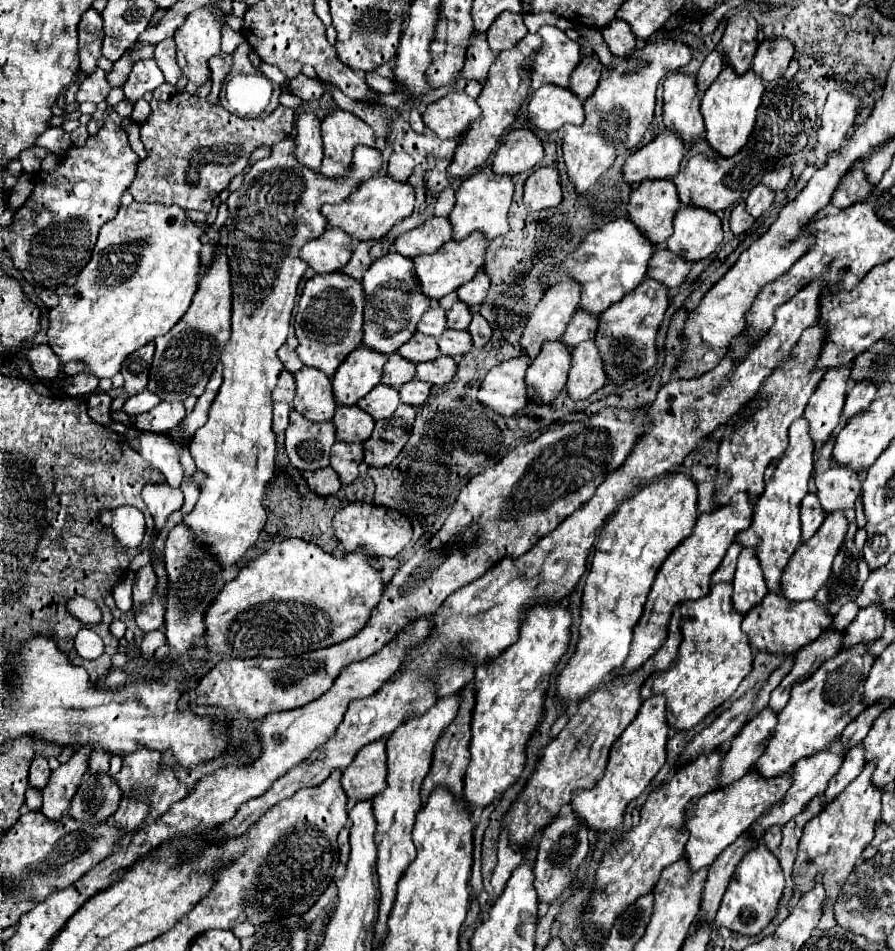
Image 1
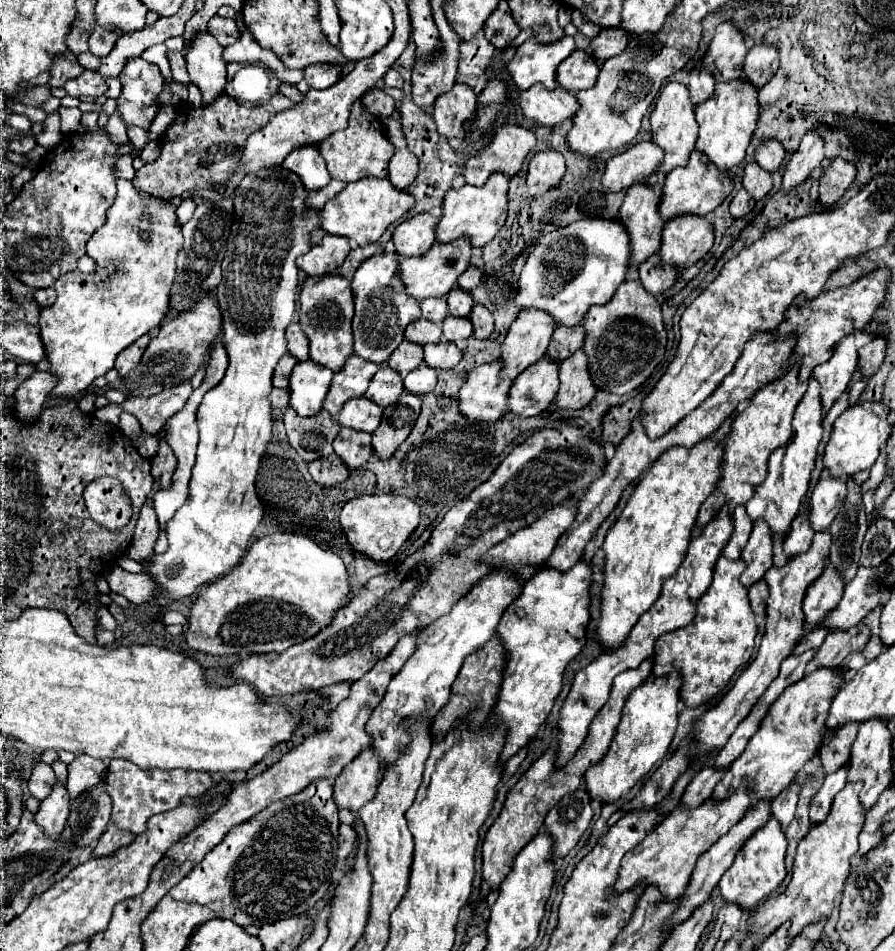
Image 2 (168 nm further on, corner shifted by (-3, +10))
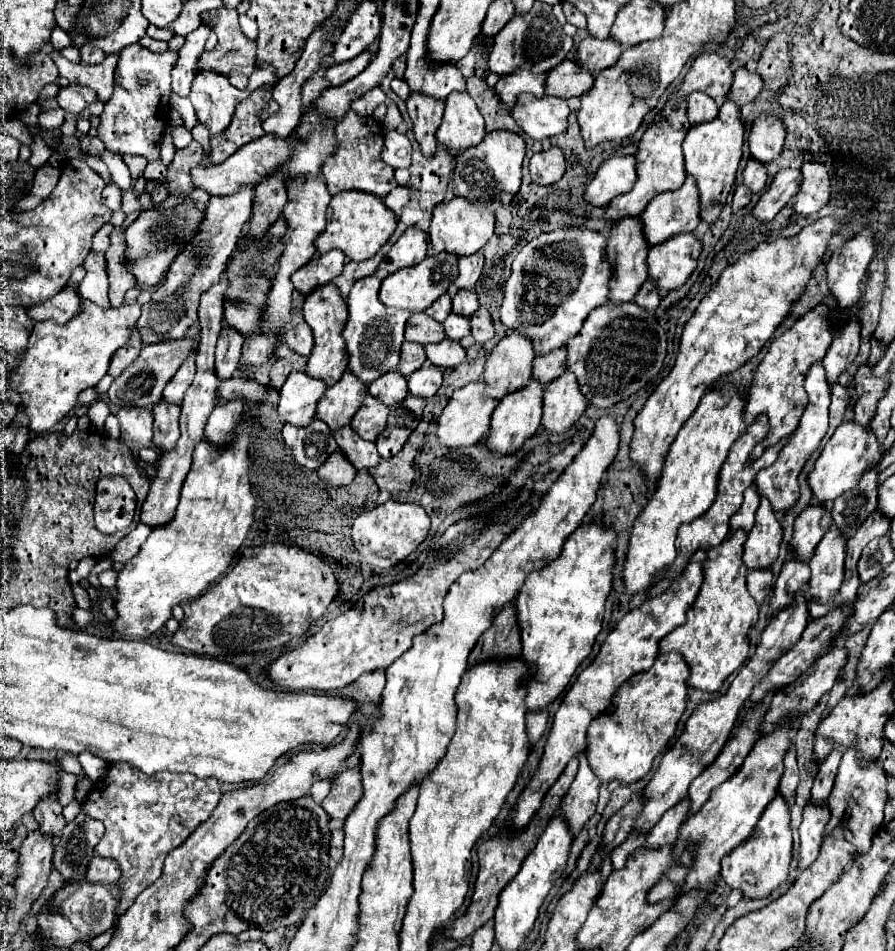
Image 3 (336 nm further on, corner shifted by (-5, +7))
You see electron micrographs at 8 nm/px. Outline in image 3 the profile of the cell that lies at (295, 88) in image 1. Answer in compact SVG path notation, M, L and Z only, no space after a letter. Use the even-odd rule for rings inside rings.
M363 51L359 57L353 57L351 61L345 61L345 63L339 63L339 65L331 65L331 69L327 69L325 77L331 81L333 87L337 85L343 85L345 81L357 77L371 61L371 51Z

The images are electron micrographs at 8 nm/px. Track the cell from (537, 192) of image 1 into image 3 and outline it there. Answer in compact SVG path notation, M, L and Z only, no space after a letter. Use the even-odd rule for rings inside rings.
M551 147L549 151L535 153L529 161L531 179L537 185L553 185L565 173L565 157L559 147Z

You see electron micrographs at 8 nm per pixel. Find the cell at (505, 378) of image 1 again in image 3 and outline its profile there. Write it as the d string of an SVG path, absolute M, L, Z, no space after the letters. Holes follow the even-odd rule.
M475 381L469 383L461 389L457 389L451 397L449 403L445 405L443 413L437 419L437 441L441 447L445 449L459 449L459 447L469 447L479 443L489 429L489 419L491 413L495 409L499 401L487 401L487 397L483 397L483 381Z

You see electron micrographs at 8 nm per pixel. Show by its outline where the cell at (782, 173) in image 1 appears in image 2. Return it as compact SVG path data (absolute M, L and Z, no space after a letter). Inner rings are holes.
M767 140L763 142L757 152L755 152L755 160L757 164L767 170L767 172L775 172L783 166L785 160L785 148L777 142L777 140Z

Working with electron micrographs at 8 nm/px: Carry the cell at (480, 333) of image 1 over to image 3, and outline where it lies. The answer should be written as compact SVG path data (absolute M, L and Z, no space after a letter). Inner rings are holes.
M479 307L471 317L471 335L475 337L477 343L485 343L489 339L493 339L495 331L493 331L493 323L491 323L491 315L485 307Z

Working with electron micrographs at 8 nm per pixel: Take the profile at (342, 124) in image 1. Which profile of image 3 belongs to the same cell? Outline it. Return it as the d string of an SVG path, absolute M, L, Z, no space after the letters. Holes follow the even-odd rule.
M347 111L337 123L337 139L337 153L323 165L323 179L331 195L337 195L339 191L365 191L375 197L387 197L387 193L397 187L393 169L379 161L379 153L383 149L383 127L373 117L361 117L355 111Z

